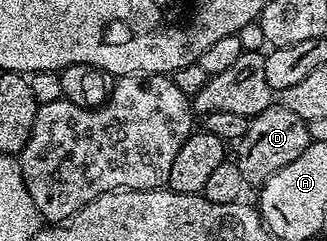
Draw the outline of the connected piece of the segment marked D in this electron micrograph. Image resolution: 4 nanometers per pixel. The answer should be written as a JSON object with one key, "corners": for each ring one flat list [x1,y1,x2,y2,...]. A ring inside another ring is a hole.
{"corners":[[272,103,264,111,260,111,260,115,249,118,249,122,248,131,237,142,236,160,240,175,244,175,244,179,251,186,258,187,269,177,276,175,280,167,288,167,292,159,300,159,311,140,307,122,279,103]]}

